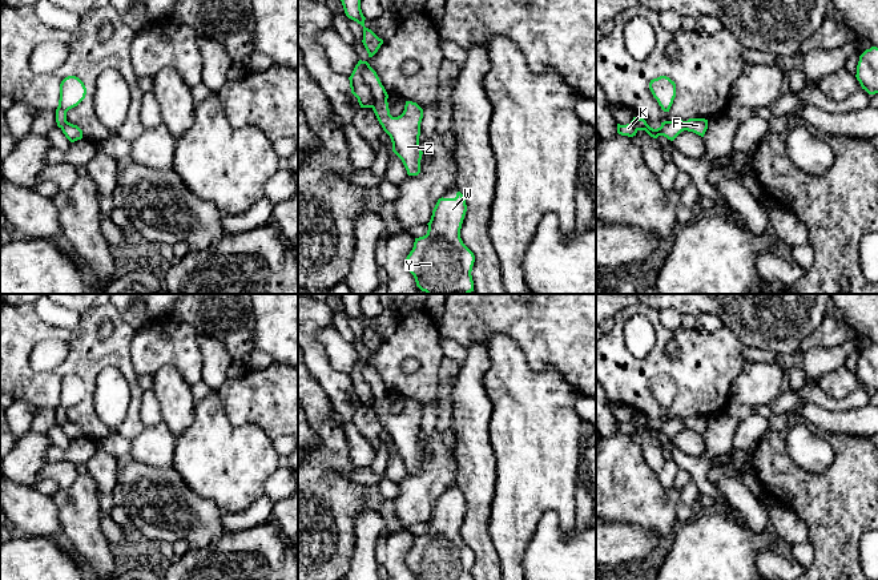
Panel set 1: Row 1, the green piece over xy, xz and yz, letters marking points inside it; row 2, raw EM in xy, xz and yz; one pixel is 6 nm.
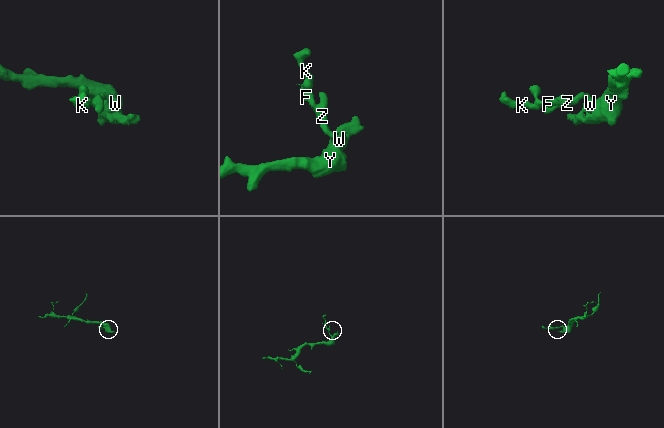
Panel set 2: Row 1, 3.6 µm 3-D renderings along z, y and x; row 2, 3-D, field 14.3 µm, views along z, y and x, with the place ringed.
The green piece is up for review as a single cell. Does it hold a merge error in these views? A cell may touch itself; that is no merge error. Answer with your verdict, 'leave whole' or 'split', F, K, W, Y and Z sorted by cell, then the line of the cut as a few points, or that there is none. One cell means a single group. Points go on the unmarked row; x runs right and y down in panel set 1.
split; F / K W Y Z; cut in xz along (365, 359), (362, 379), (370, 389), (373, 405)

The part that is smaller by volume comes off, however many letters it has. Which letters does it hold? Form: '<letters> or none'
F

